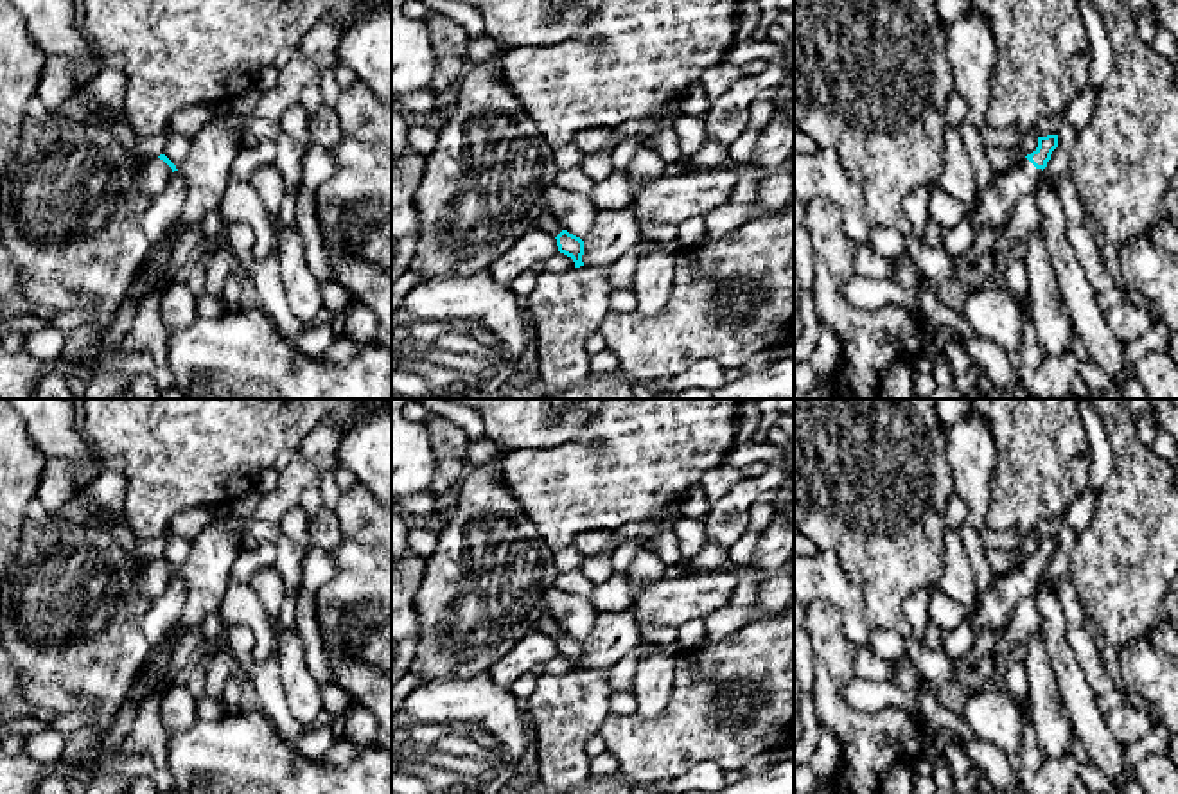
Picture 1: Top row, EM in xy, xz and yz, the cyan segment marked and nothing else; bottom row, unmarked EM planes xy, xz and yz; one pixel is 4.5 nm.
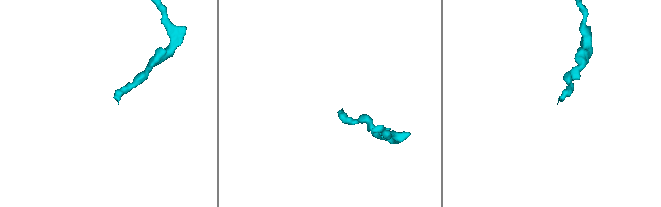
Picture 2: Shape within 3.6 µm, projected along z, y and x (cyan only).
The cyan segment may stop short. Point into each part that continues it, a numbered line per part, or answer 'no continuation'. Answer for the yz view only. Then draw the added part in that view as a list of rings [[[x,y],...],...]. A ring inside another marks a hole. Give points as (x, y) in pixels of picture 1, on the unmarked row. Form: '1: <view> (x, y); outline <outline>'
1: yz (992, 609); outline [[[1022,560],[1013,571],[995,577],[984,593],[975,593],[975,602],[970,609],[977,632],[1006,632],[1016,604],[1033,595],[1042,578],[1042,571]]]

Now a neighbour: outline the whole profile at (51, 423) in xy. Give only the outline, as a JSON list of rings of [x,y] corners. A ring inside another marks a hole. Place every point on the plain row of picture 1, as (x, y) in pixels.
[[[4,399],[25,422],[27,433],[47,460],[77,463],[79,496],[99,476],[101,467],[88,456],[88,442],[75,424],[70,399]]]

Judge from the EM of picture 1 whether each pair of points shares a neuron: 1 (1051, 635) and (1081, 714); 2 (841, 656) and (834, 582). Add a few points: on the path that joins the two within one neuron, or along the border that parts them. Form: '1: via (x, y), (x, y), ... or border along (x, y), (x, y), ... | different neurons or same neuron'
1: via (1062, 654), (1076, 694) | same neuron
2: border along (814, 599), (839, 611), (853, 644) | different neurons

